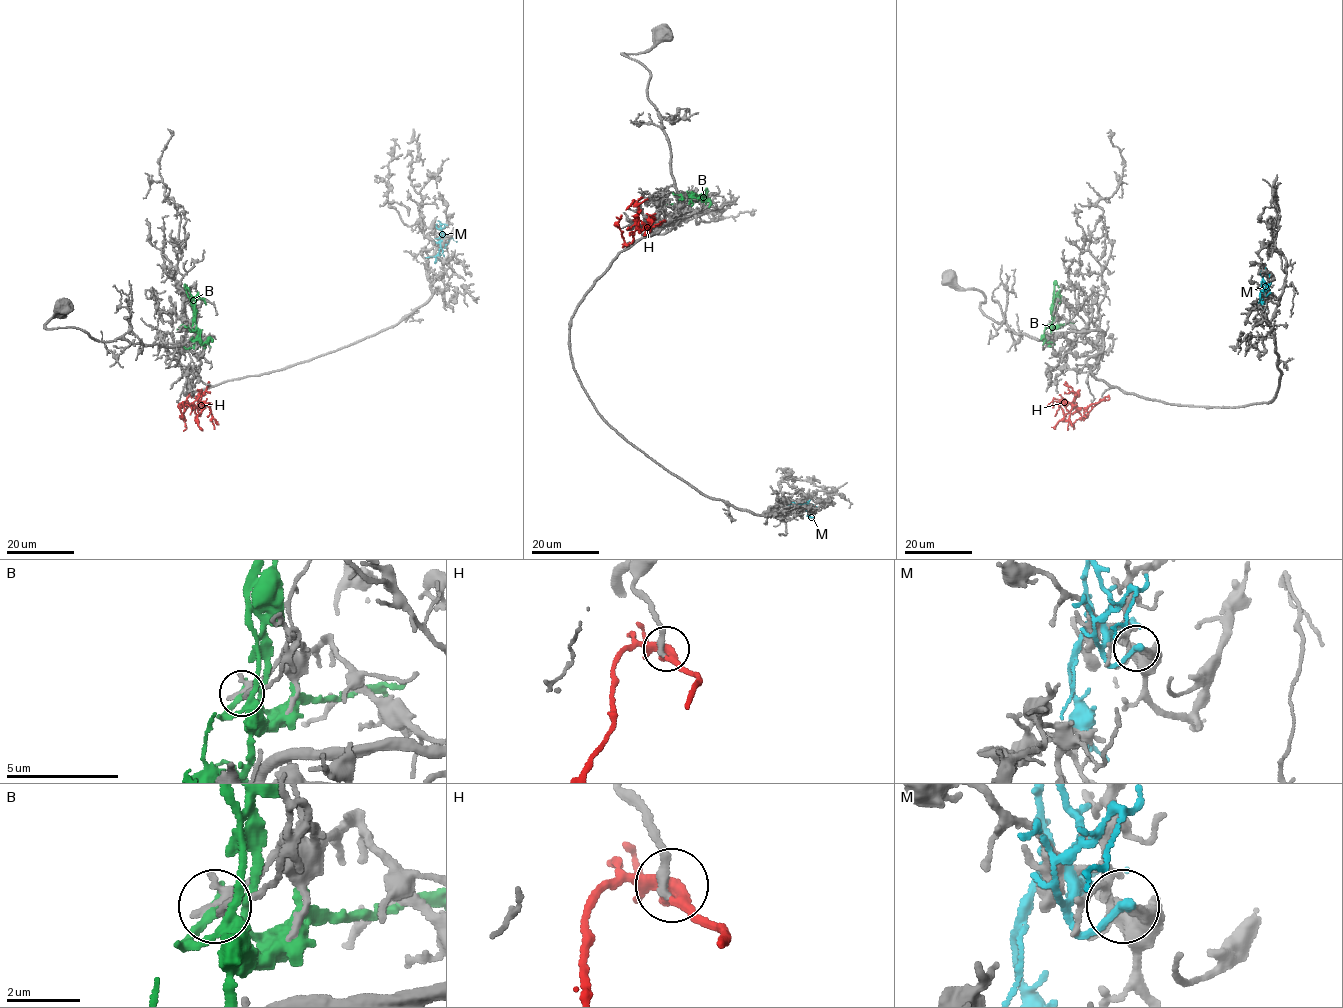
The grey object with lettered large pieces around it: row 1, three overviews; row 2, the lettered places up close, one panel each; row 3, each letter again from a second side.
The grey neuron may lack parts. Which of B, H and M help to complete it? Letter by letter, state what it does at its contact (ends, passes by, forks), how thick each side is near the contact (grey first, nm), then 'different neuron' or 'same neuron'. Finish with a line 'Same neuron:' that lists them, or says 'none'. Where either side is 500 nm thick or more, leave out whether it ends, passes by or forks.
B: it ends | 190/280 nm | different neuron
H: it forks | 280/320 nm | same neuron
M: it ends | 240/240 nm | different neuron
Same neuron: H

